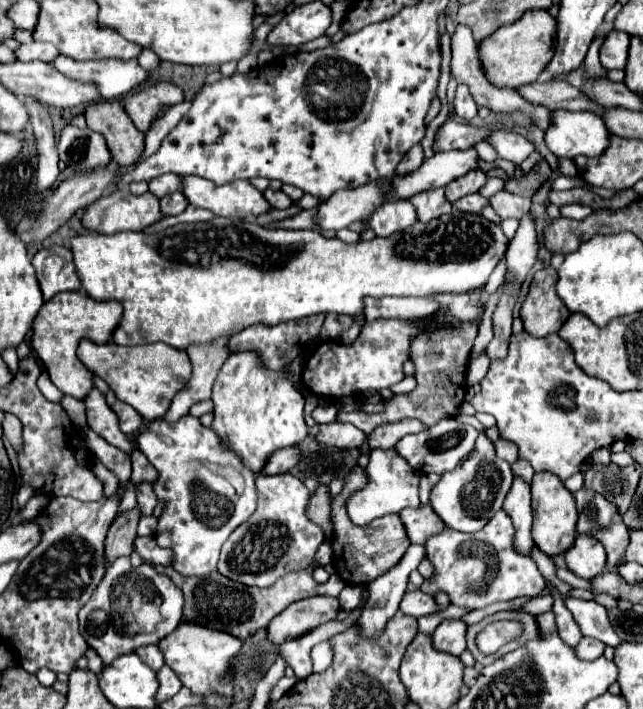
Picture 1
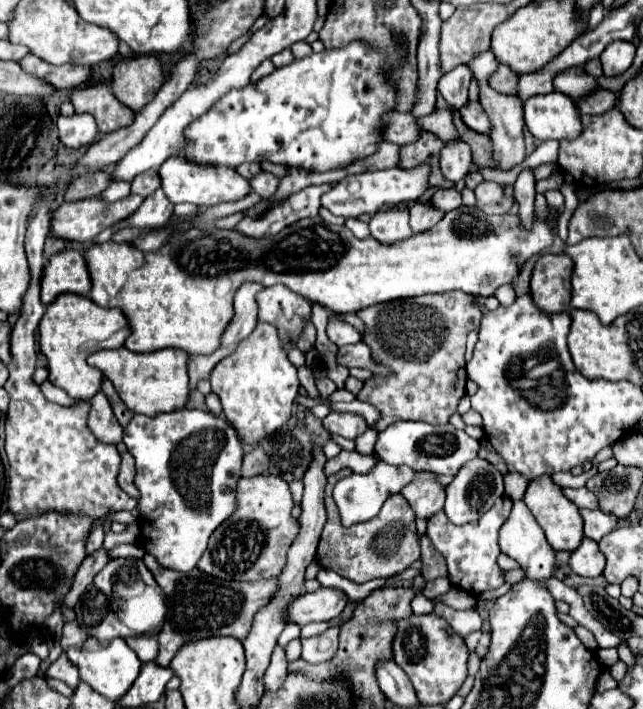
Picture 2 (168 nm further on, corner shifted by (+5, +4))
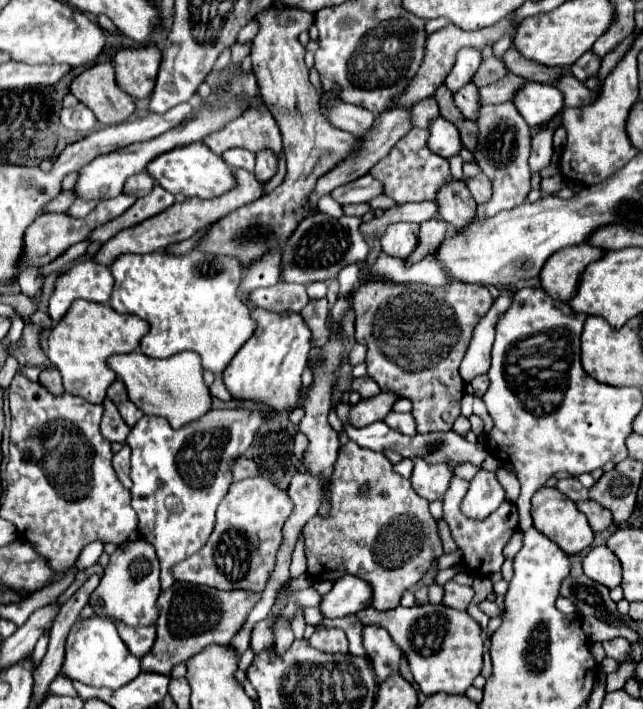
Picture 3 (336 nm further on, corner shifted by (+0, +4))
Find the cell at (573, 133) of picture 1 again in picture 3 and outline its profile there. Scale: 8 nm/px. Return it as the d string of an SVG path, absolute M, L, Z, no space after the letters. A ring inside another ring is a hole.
M533 81L523 85L513 103L529 127L543 127L565 109L563 93L555 85L543 85Z

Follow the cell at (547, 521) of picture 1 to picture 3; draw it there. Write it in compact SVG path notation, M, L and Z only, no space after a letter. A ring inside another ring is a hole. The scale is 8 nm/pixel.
M541 487L533 499L531 499L531 515L533 515L533 525L543 531L551 541L555 541L567 555L575 555L593 543L593 531L585 519L585 515L577 509L571 499L567 499L561 491L555 491L555 487Z

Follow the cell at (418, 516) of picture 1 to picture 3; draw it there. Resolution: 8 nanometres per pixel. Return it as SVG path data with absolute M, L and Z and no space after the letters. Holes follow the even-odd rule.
M415 459L415 469L411 475L411 485L417 495L427 501L443 499L449 483L451 483L451 469L447 465L429 465L423 459Z

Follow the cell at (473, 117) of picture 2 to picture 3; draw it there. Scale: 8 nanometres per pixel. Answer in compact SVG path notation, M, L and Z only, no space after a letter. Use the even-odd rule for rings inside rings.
M467 83L461 91L457 91L455 95L455 105L459 107L459 111L471 119L471 121L477 121L479 119L479 87L475 83Z

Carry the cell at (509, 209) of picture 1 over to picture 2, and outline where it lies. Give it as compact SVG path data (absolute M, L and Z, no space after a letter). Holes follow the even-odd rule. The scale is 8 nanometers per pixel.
M482 181L474 189L474 193L476 193L476 207L480 211L486 211L488 215L506 213L514 203L514 199L506 199L506 195L502 195L502 187L494 181Z

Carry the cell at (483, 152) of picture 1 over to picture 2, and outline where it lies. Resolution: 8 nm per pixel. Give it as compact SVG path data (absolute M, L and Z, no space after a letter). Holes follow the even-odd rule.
M434 107L436 111L434 113L428 113L424 117L420 117L420 127L426 129L426 131L434 131L442 141L450 141L454 137L458 137L456 129L454 129L454 123L452 123L452 115L448 109L440 109L440 107Z

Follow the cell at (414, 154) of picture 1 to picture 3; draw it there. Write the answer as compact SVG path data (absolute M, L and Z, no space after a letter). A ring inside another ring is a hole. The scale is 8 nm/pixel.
M269 7L261 11L257 19L259 19L259 33L255 35L251 49L253 71L257 75L259 95L263 97L265 107L275 117L283 135L287 175L273 193L259 197L219 219L209 229L207 241L201 245L205 253L239 257L245 267L251 261L259 259L263 253L275 247L281 249L287 237L297 227L297 223L303 217L317 213L317 209L309 211L305 207L305 201L313 191L317 179L323 173L337 167L339 161L345 161L353 153L353 149L361 143L359 137L327 123L327 119L321 115L319 91L309 83L309 69L303 61L305 47L299 43L297 37L299 33L307 31L313 25L315 13L297 9L277 11Z

